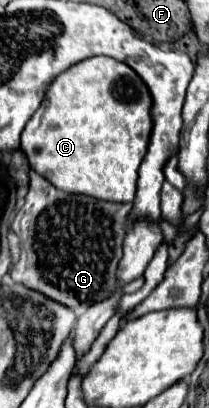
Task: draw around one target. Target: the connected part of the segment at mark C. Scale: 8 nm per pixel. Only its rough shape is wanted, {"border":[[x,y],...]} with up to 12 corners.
{"border":[[109,56],[61,72],[21,134],[63,192],[133,202],[153,98]]}

